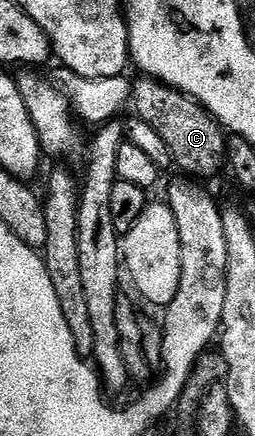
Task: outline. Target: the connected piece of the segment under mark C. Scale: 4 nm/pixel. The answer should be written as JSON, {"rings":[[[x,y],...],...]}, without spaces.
{"rings":[[[138,76],[132,82],[130,102],[136,117],[144,120],[144,124],[149,124],[164,139],[164,144],[168,144],[168,152],[172,152],[174,157],[174,166],[182,169],[179,171],[183,175],[206,180],[202,178],[214,178],[224,170],[227,131],[197,100],[154,78]]]}

